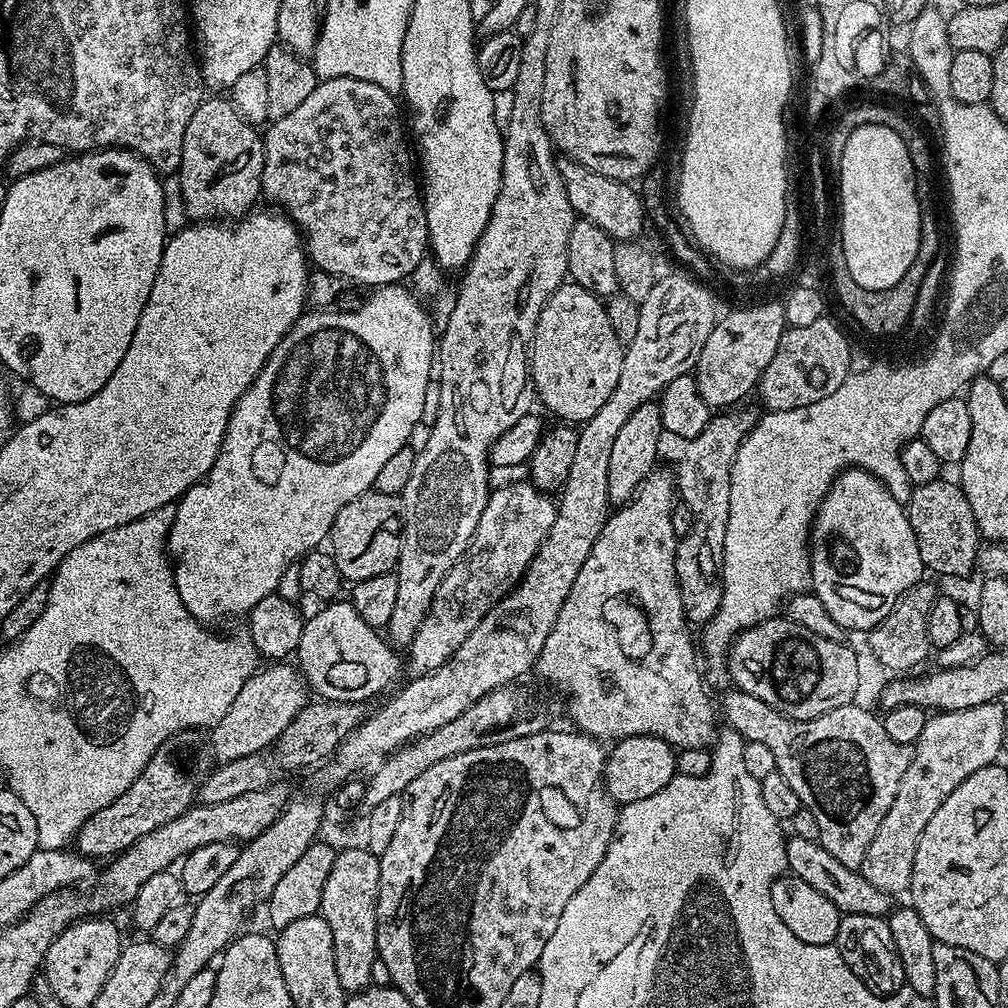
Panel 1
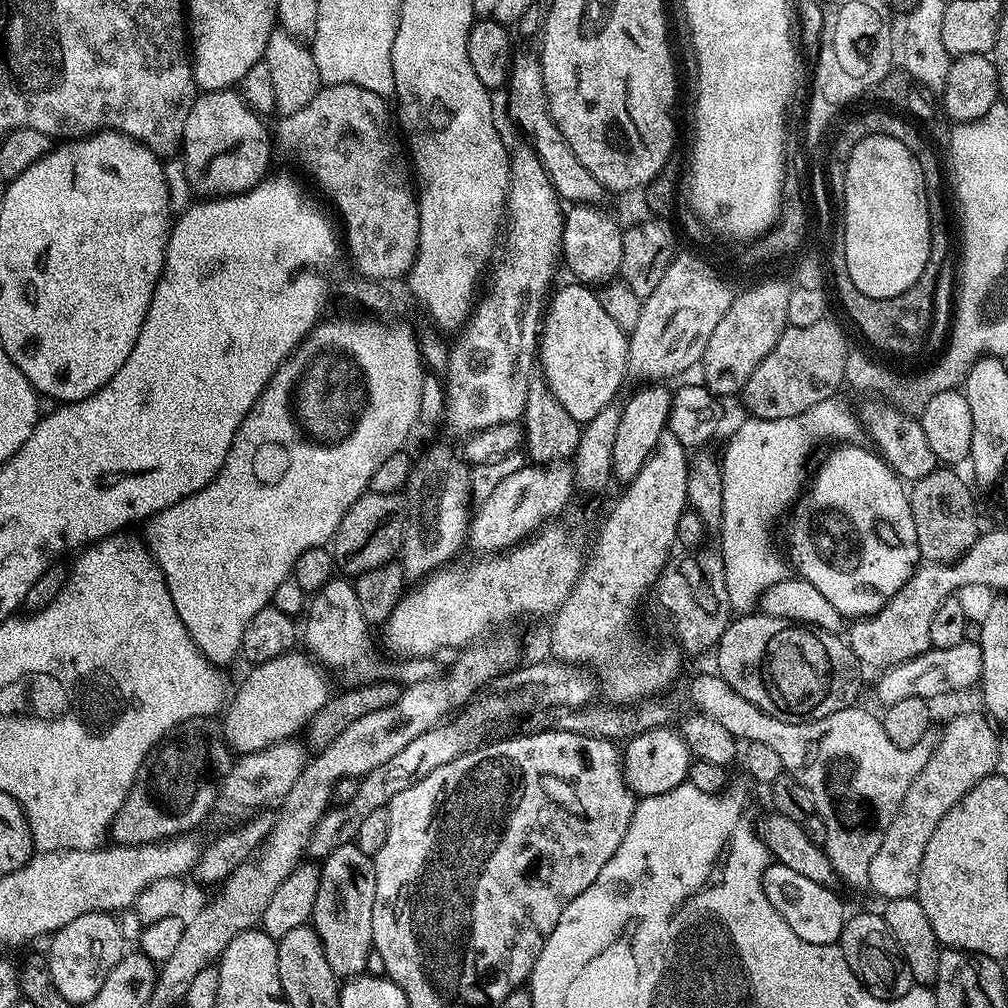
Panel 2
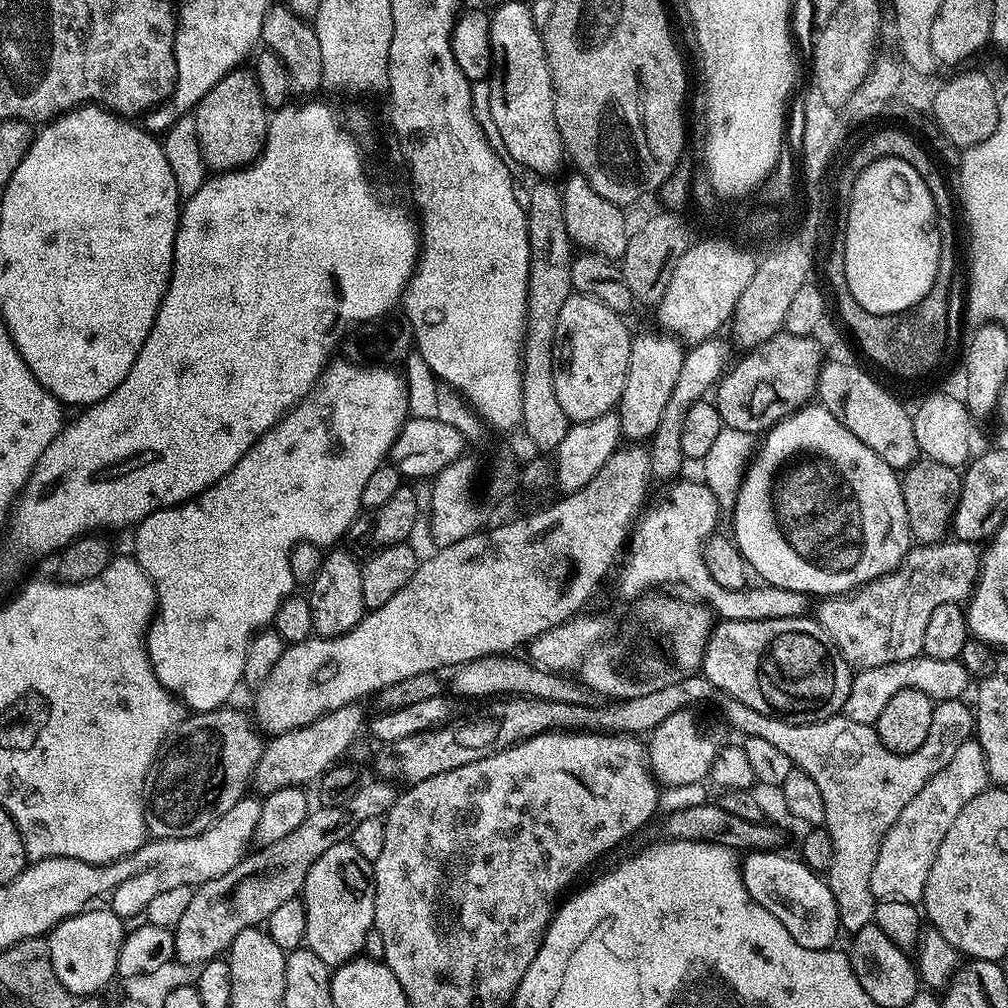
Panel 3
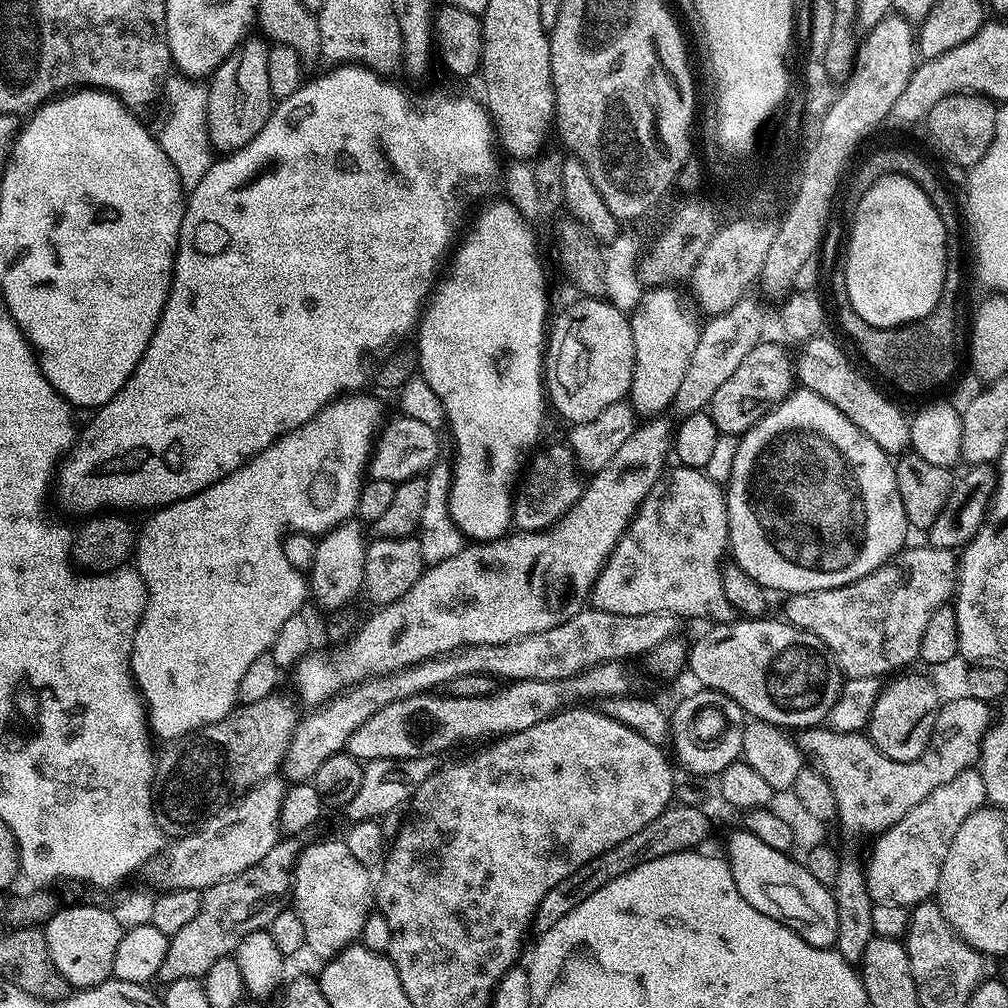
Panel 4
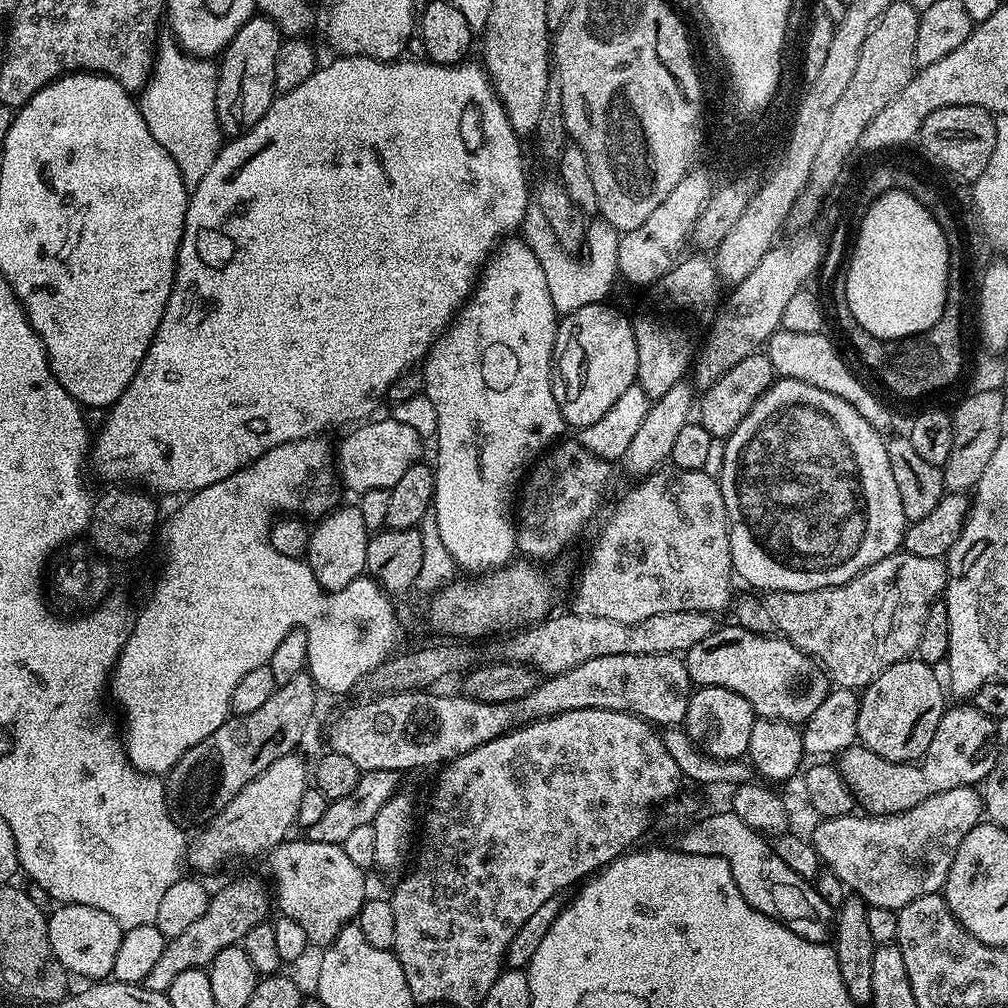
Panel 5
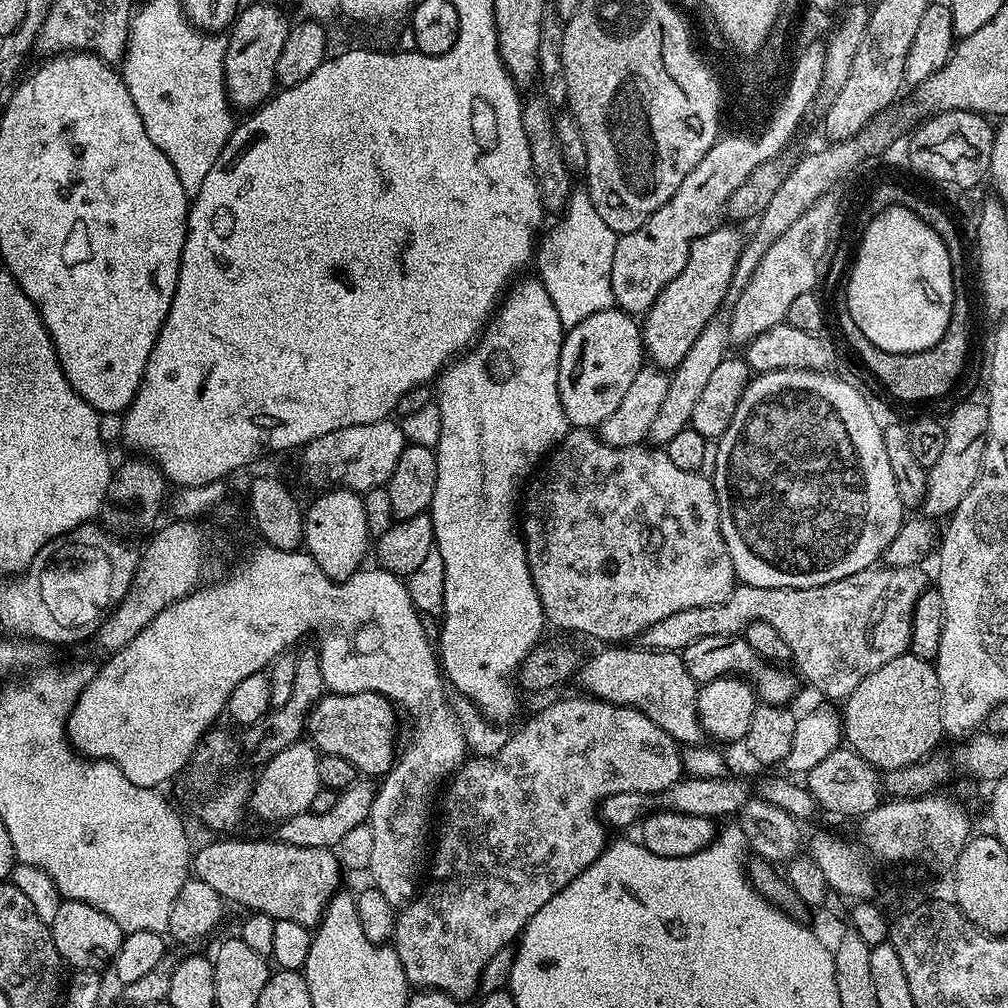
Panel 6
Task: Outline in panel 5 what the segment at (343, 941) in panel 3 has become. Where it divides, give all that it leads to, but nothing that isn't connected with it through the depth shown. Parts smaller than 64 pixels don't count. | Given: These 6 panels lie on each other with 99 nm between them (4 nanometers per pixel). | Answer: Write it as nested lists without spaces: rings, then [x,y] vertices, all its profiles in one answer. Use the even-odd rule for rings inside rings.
[[[307,838],[292,839],[277,844],[267,857],[274,904],[280,907],[279,915],[294,918],[294,922],[306,930],[309,945],[327,946],[346,925],[359,917],[369,895],[368,884],[364,881],[366,872],[350,862],[346,850],[339,844],[314,842]]]

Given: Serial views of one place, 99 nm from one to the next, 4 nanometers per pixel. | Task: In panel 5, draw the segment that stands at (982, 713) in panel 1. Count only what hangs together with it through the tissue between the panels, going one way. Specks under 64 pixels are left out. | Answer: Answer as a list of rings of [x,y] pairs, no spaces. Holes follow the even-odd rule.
[[[975,787],[955,788],[934,794],[926,798],[926,802],[918,802],[918,806],[893,816],[849,814],[823,817],[810,837],[810,843],[827,871],[833,872],[843,882],[845,889],[851,890],[873,908],[898,910],[914,902],[914,898],[922,898],[922,894],[934,894],[943,889],[954,854],[958,854],[958,846],[962,846],[962,838],[966,838],[966,834],[981,823],[983,812],[984,802]]]

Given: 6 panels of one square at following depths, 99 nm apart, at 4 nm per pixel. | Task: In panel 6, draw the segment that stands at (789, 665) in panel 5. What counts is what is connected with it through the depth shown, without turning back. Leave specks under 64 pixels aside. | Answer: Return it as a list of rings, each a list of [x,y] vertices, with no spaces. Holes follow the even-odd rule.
[[[743,635],[698,638],[698,642],[682,649],[682,655],[686,670],[690,670],[690,678],[694,678],[697,685],[708,684],[723,676],[739,676],[750,681],[756,690],[757,697],[765,704],[784,706],[792,702],[788,700],[792,700],[796,696],[797,677],[783,672],[780,669],[783,667],[777,666],[775,663],[766,662],[764,657],[754,651],[750,642],[745,640]]]

